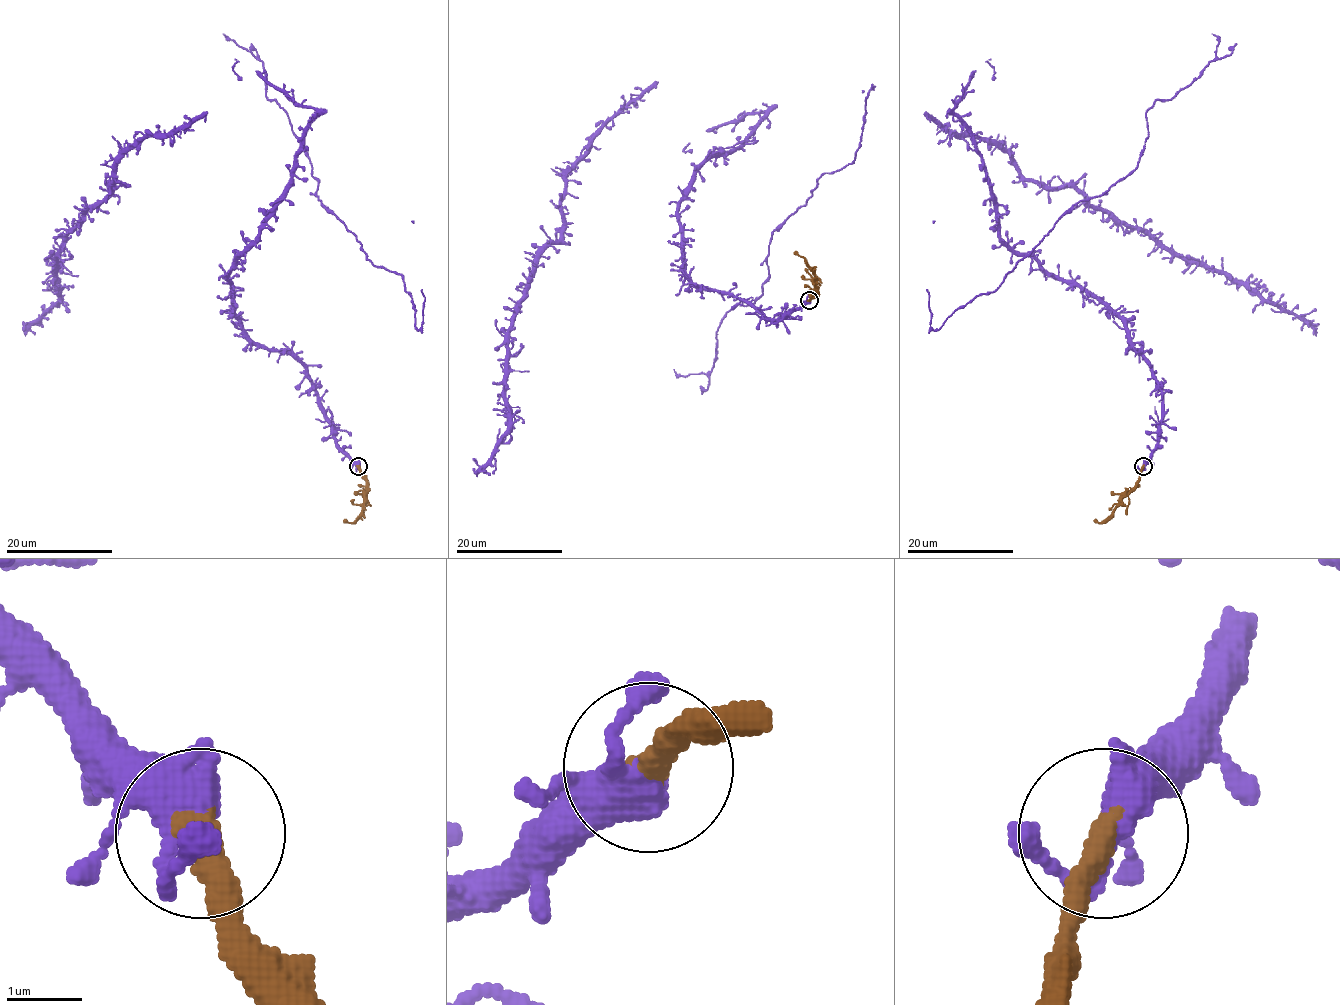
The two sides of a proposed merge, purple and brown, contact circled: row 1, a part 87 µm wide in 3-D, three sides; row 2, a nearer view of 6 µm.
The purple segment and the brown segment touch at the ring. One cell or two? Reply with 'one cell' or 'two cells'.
one cell

